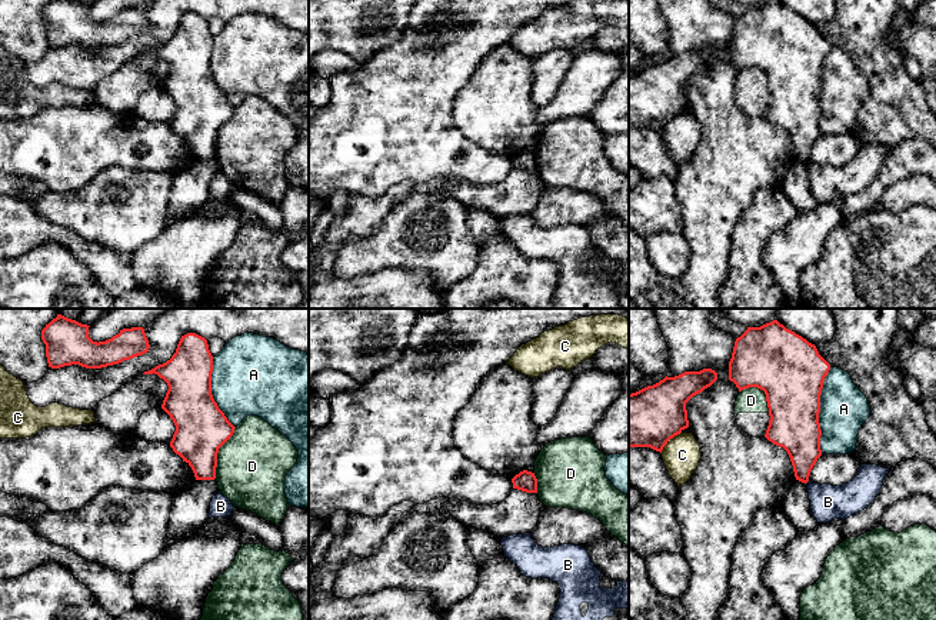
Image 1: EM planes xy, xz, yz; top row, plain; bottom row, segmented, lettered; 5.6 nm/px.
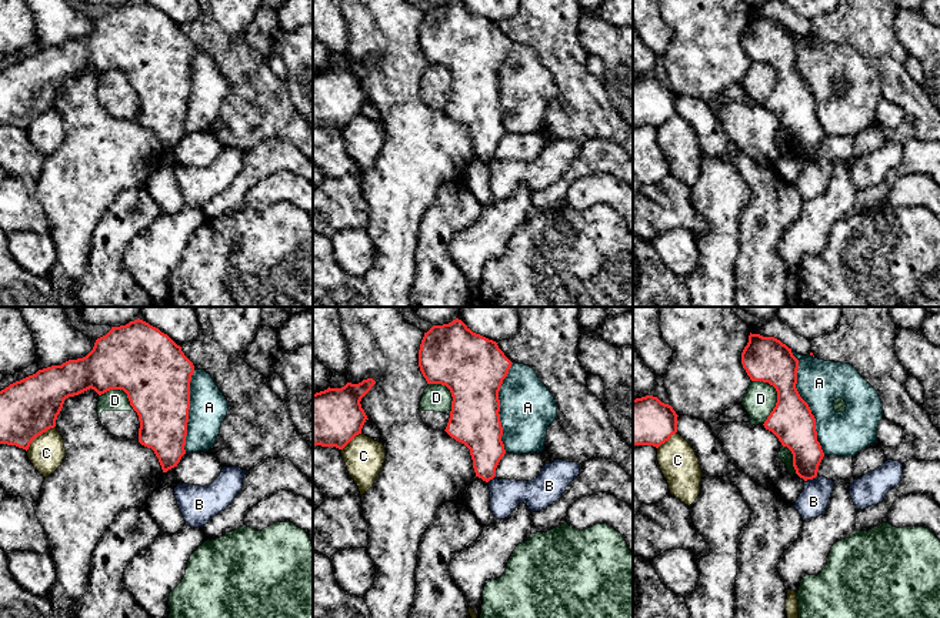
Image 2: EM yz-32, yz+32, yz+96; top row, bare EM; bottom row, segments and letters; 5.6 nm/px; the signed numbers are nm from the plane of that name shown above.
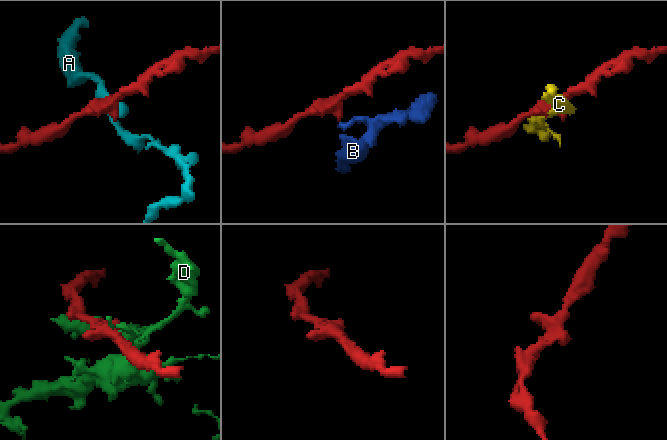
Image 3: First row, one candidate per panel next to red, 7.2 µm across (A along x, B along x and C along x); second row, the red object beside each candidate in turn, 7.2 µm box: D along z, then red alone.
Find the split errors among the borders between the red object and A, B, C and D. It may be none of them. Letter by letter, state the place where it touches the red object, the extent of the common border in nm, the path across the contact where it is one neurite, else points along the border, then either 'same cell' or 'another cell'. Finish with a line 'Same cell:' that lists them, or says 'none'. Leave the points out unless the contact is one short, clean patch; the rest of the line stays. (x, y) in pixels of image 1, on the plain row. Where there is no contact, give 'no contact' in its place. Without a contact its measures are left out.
A: contact yz (819, 90); length 500 nm; another cell
B: contact yz (806, 162); length 40 nm; border yz (809, 160), (805, 163); another cell
C: contact yz (668, 120); length 170 nm; another cell
D: contact xy (217, 132); length 320 nm; another cell
Same cell: none

